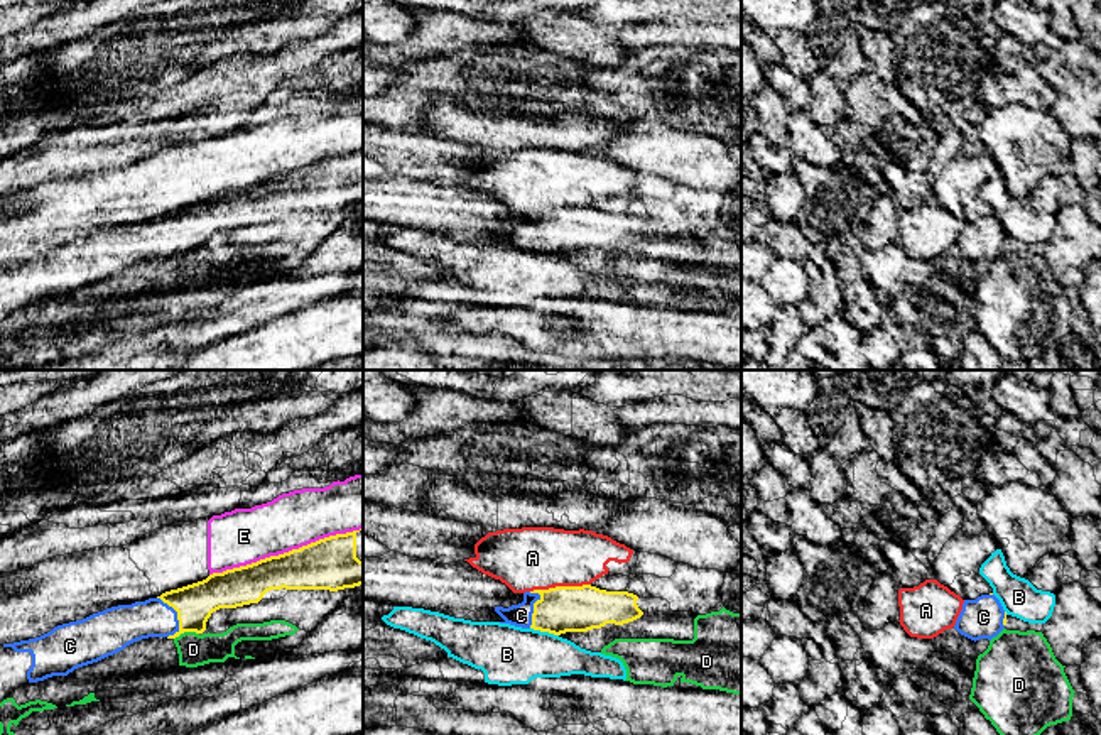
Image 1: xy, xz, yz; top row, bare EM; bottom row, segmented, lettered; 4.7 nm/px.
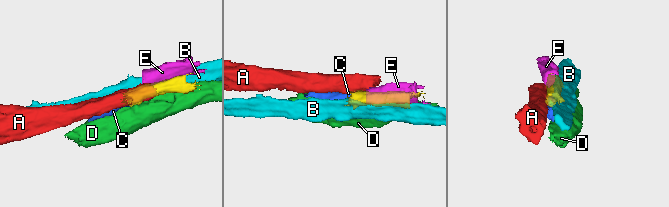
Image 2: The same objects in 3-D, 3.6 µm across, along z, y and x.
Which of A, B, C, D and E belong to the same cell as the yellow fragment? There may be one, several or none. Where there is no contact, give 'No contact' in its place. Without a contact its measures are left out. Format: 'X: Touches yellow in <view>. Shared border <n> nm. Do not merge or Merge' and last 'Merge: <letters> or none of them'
A: Touches yellow in xz. Shared border 300 nm. Do not merge
B: Touches yellow in xz. Shared border 140 nm. Do not merge
C: Touches yellow in xy. Shared border 200 nm. Merge
D: Touches yellow in xy. Shared border 120 nm. Do not merge
E: Touches yellow in xy. Shared border 750 nm. Do not merge
Merge: C

